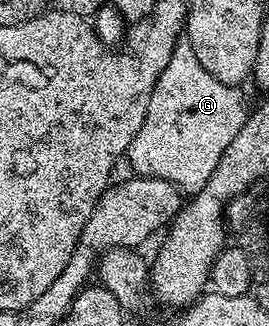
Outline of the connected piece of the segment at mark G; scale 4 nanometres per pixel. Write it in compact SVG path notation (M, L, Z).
M180 40L173 48L173 56L169 56L169 64L165 64L165 72L161 72L161 76L153 88L153 96L149 96L149 108L145 112L145 124L141 124L141 132L137 132L137 136L133 136L131 146L127 149L125 158L126 161L131 161L131 166L135 169L132 171L141 178L165 180L176 186L180 192L187 196L196 194L201 188L205 188L209 176L213 176L213 168L217 168L217 160L221 160L225 148L229 148L233 136L237 136L237 132L241 132L241 128L247 119L249 105L247 106L246 100L243 99L243 92L240 87L221 84L221 80L217 80L217 76L209 76L209 72L205 72L205 67L201 65L201 60L197 60L197 52L193 52L193 48L186 40Z

